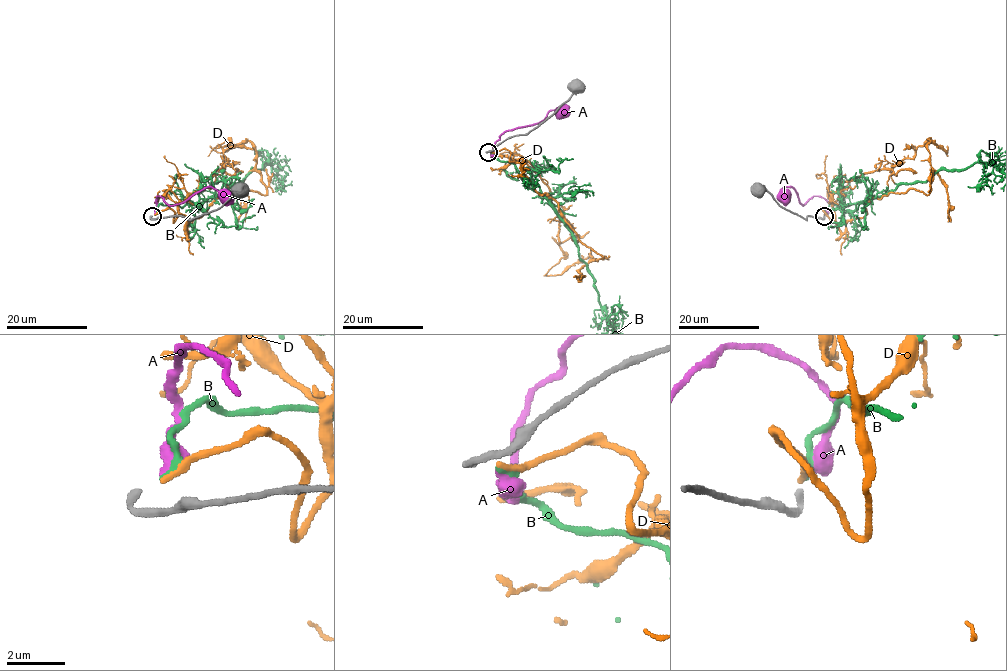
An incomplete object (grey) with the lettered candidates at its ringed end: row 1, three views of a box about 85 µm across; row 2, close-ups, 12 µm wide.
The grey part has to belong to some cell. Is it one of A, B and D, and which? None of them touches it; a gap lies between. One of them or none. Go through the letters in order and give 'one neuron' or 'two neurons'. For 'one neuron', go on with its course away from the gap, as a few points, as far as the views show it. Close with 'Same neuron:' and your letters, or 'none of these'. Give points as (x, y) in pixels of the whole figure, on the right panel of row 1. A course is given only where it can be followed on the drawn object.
A: two neurons
B: one neuron
D: two neurons
Same neuron: B

